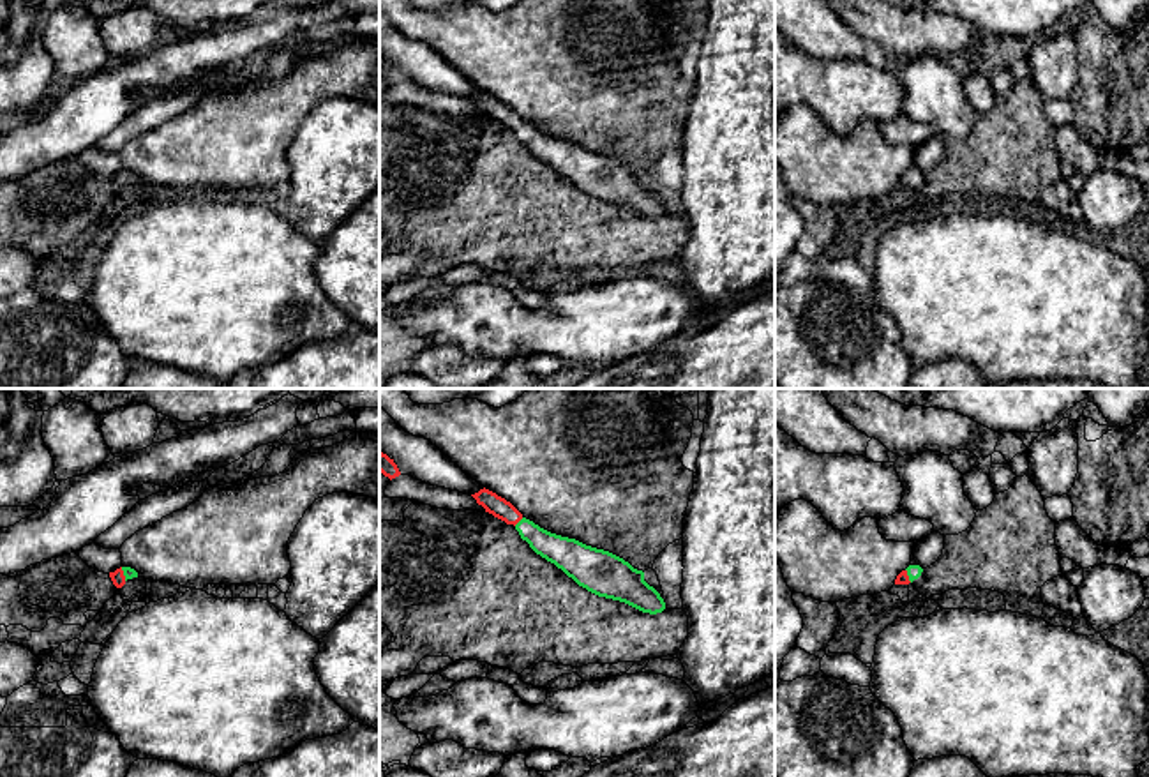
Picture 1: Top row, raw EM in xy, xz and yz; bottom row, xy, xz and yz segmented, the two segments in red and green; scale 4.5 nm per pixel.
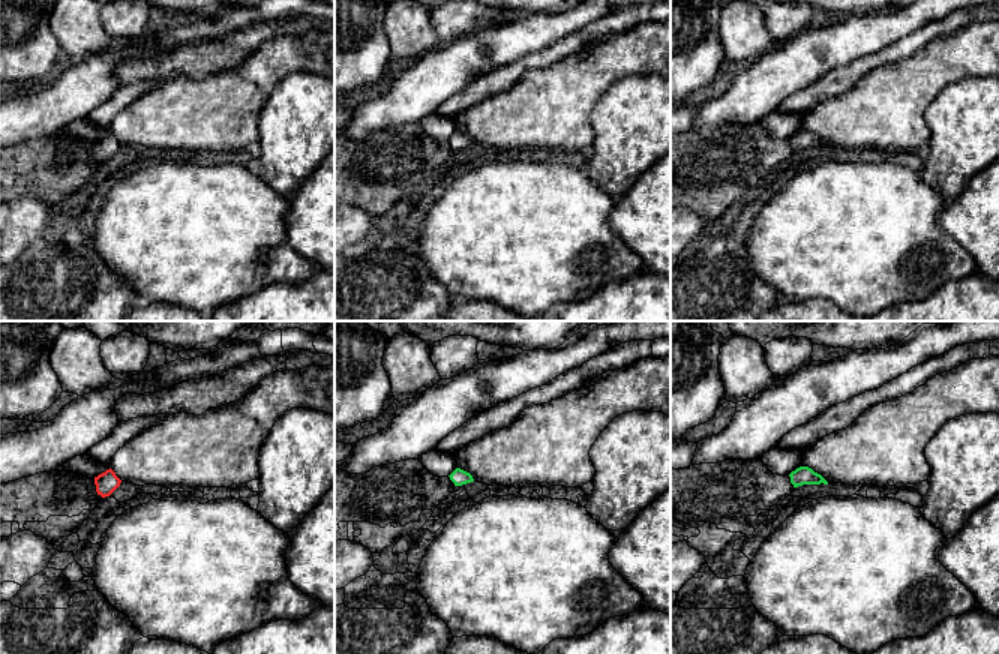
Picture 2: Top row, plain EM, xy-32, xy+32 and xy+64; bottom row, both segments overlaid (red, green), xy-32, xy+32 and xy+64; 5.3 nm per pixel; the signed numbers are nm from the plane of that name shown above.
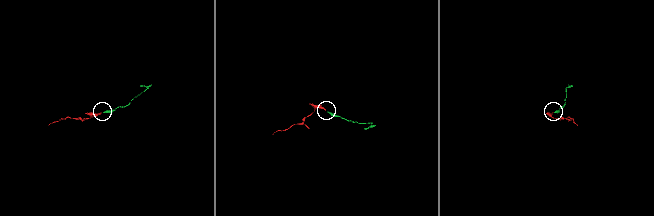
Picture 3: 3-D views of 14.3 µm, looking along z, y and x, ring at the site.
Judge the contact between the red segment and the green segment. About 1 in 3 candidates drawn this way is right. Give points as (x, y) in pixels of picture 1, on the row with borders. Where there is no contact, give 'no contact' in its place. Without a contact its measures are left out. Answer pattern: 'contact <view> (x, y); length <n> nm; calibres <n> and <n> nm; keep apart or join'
contact xz (518, 521); length 60 nm; calibres 90 and 140 nm; join

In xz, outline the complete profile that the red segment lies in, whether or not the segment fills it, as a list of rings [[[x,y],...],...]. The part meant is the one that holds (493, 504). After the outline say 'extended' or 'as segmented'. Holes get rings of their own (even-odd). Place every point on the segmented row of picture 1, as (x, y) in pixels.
[[[485,487],[471,496],[485,512],[507,524],[514,524],[521,539],[526,540],[537,554],[554,563],[588,592],[625,602],[650,615],[665,609],[660,593],[644,581],[644,572],[634,569],[623,558],[540,528],[526,519],[510,502]]] | extended

